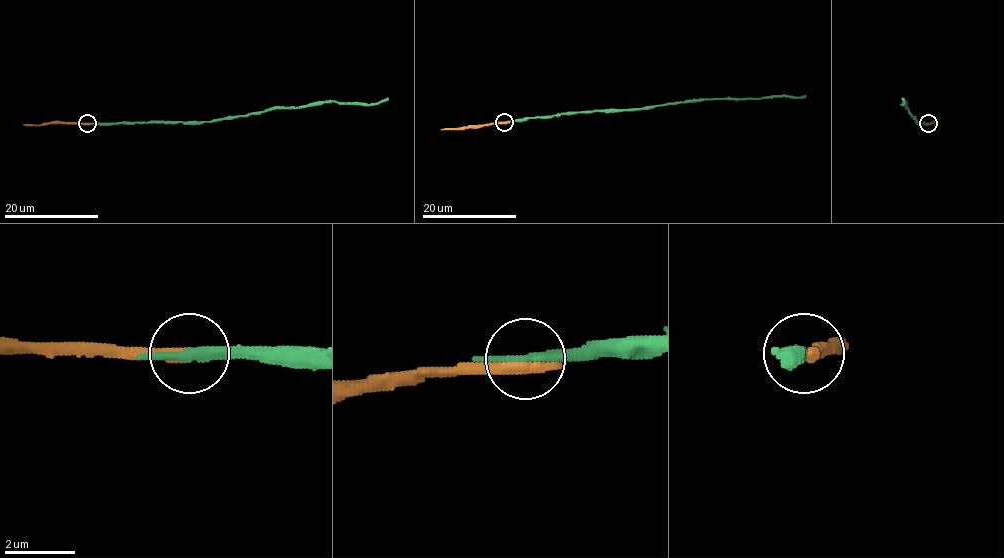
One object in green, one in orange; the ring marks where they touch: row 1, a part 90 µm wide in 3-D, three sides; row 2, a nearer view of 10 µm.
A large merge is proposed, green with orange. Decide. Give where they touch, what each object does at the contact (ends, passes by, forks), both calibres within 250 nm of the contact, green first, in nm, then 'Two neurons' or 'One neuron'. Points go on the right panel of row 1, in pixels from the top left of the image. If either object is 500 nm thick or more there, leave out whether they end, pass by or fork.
Place: (928, 123). At the ring green passes by. At the ring orange ends. Thickness 260 nm (green) against 440 nm. One neuron

